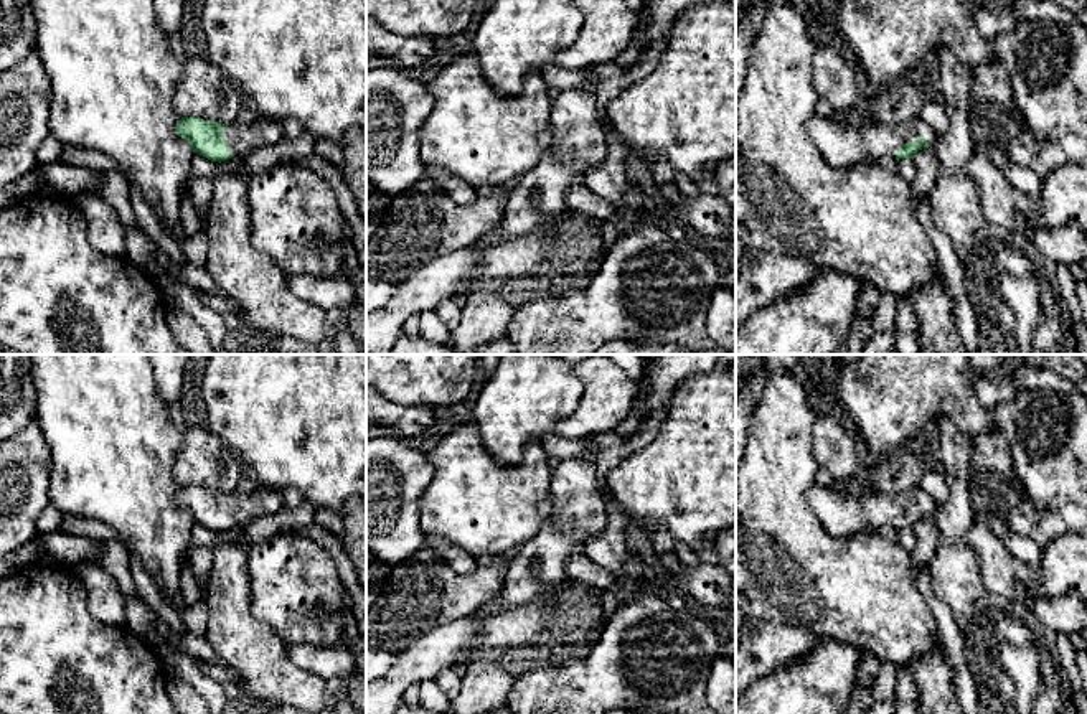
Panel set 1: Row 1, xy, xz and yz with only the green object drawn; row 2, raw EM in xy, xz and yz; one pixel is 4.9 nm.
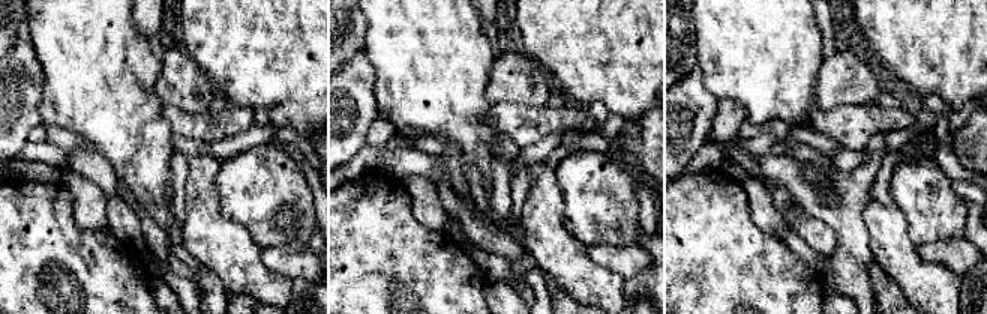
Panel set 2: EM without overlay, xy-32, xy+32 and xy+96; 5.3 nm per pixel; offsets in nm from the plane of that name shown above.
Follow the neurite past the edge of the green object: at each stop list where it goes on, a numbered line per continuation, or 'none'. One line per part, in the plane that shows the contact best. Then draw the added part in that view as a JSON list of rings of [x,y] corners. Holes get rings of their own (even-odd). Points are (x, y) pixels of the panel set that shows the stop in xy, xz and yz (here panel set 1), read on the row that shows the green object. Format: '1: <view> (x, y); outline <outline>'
1: yz (842, 145); outline [[[815,115],[810,122],[810,137],[828,165],[848,168],[881,162],[886,155],[896,158],[904,143],[914,143],[919,137],[932,143],[935,134],[922,117],[896,127],[884,124],[854,127],[843,125],[833,117]]]

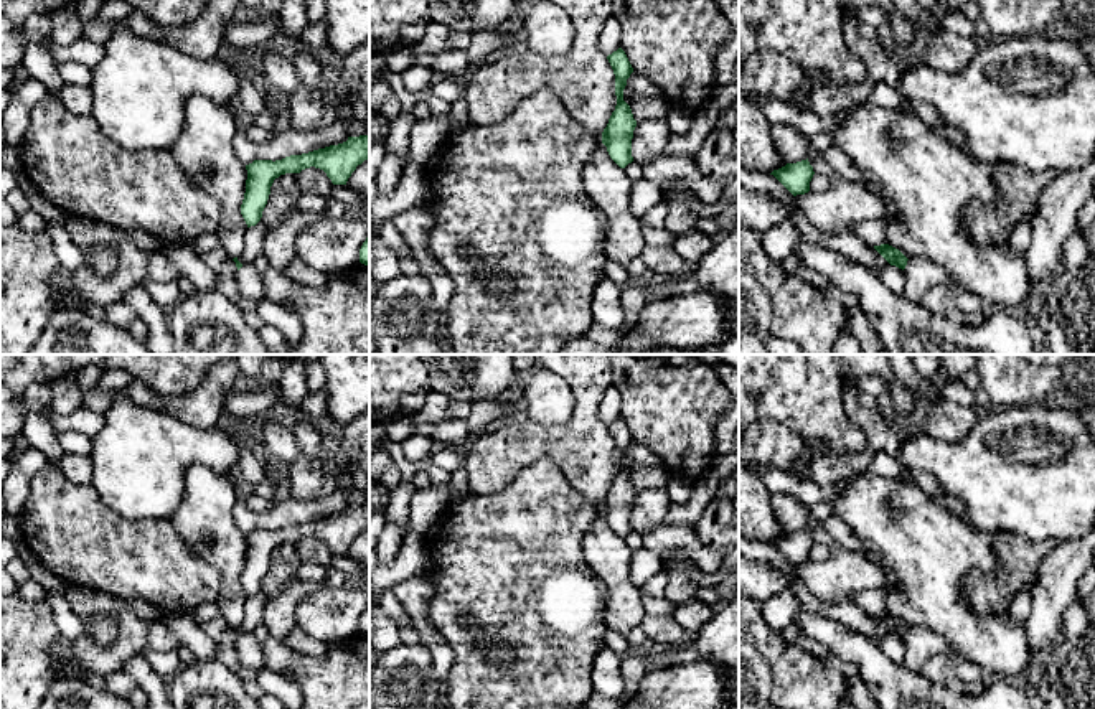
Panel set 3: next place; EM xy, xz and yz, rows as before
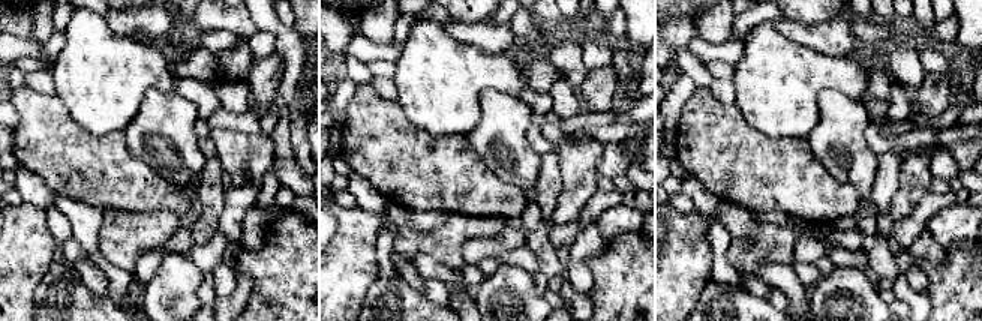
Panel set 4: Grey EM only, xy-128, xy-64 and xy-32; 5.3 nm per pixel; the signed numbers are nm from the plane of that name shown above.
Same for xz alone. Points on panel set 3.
none

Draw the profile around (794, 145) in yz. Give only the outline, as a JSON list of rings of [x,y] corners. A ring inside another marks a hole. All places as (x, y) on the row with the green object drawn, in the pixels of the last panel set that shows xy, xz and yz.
[[[787,124],[772,125],[775,148],[785,163],[797,163],[808,158],[810,139],[798,129]]]

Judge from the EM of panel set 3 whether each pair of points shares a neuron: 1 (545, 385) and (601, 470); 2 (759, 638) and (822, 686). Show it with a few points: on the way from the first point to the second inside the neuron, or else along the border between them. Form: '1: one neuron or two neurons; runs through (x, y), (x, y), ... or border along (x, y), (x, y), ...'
1: two neurons; border along (571, 386), (574, 411), (564, 422), (530, 421)
2: one neuron; runs through (774, 648), (807, 681)

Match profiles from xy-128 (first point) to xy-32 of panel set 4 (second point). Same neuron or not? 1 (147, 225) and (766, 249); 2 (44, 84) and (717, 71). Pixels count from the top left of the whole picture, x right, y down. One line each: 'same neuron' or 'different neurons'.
1: same neuron
2: different neurons

